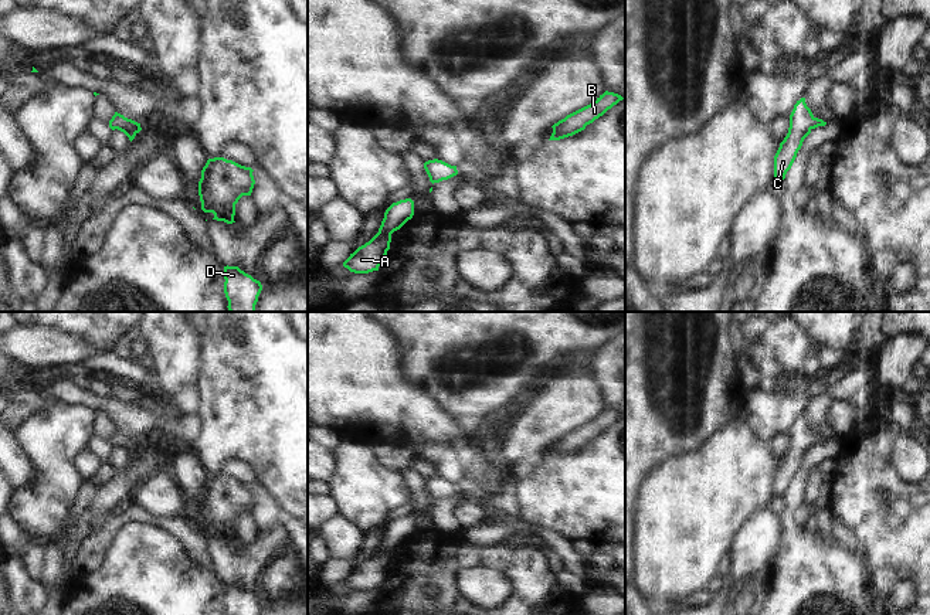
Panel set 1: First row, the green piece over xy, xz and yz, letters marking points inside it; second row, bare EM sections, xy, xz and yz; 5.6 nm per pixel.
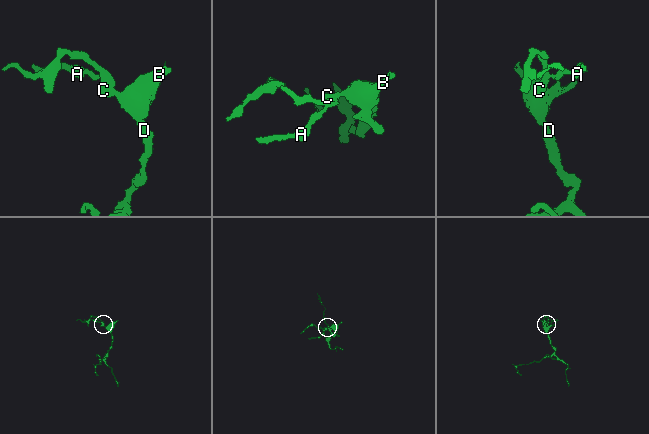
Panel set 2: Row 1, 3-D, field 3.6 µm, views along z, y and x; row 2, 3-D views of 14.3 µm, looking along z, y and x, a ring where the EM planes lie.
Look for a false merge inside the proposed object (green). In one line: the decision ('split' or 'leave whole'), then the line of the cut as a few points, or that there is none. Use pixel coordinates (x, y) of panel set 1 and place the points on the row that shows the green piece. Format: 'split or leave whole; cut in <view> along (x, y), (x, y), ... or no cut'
leave whole; no cut

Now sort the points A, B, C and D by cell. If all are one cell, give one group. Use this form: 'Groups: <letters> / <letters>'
Groups: A B C D

